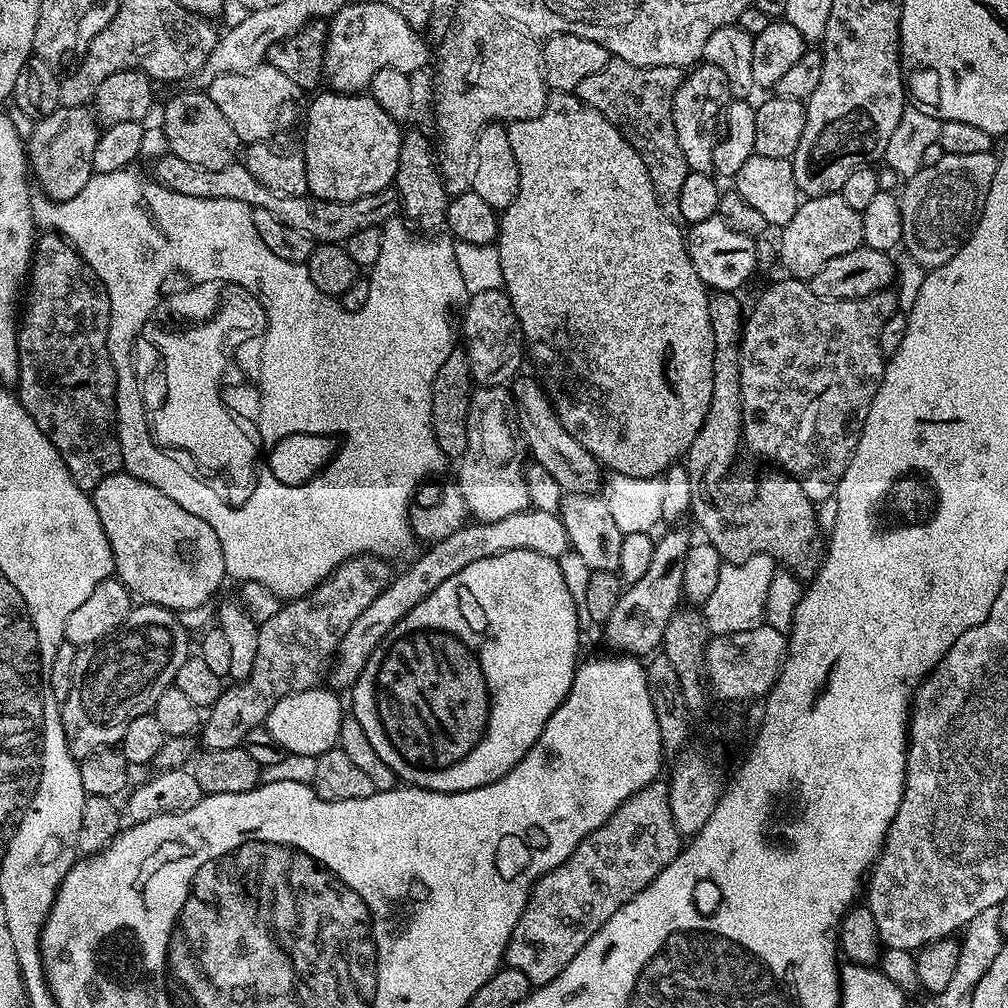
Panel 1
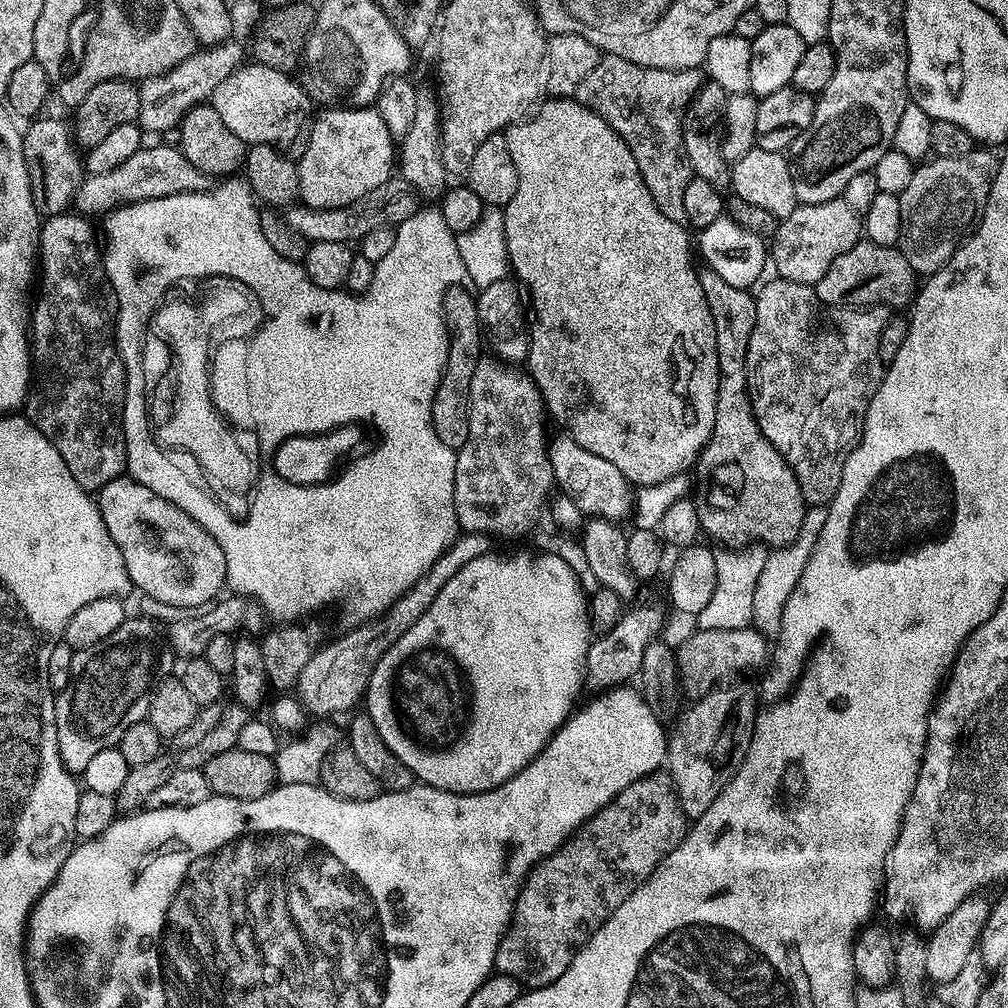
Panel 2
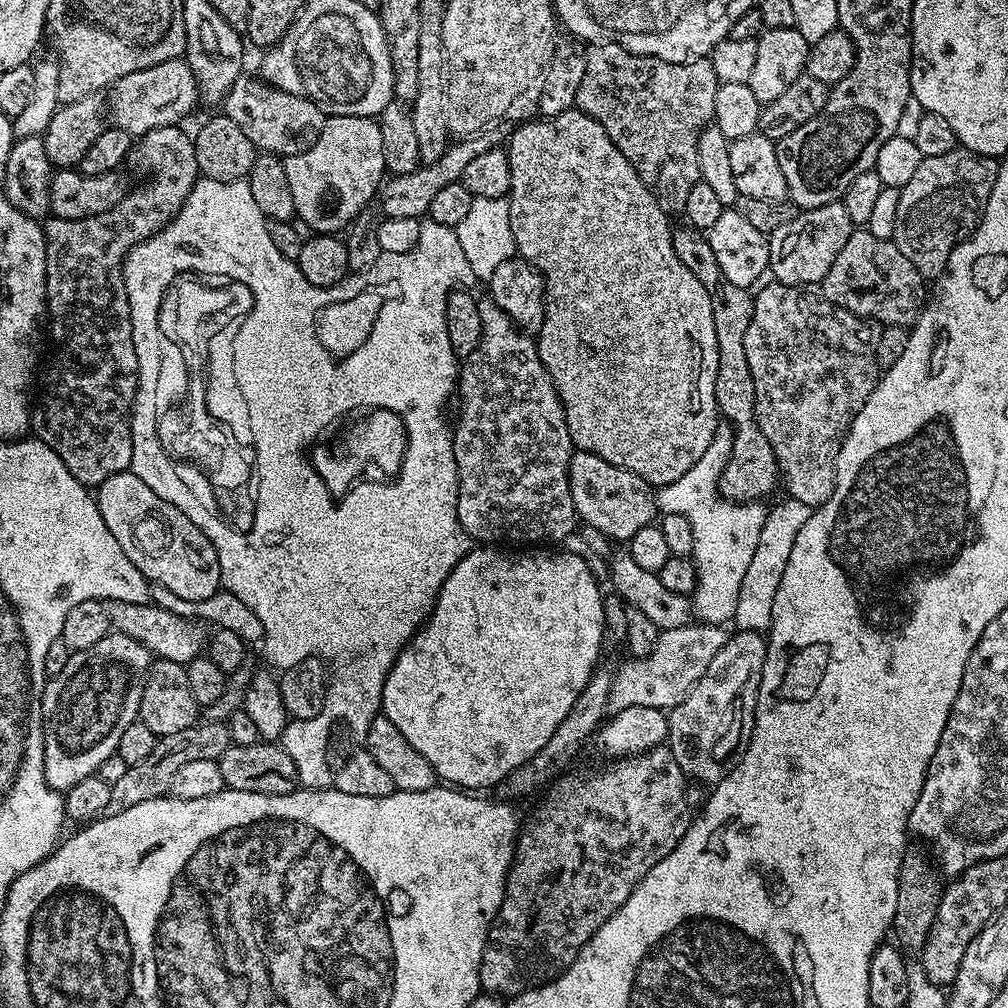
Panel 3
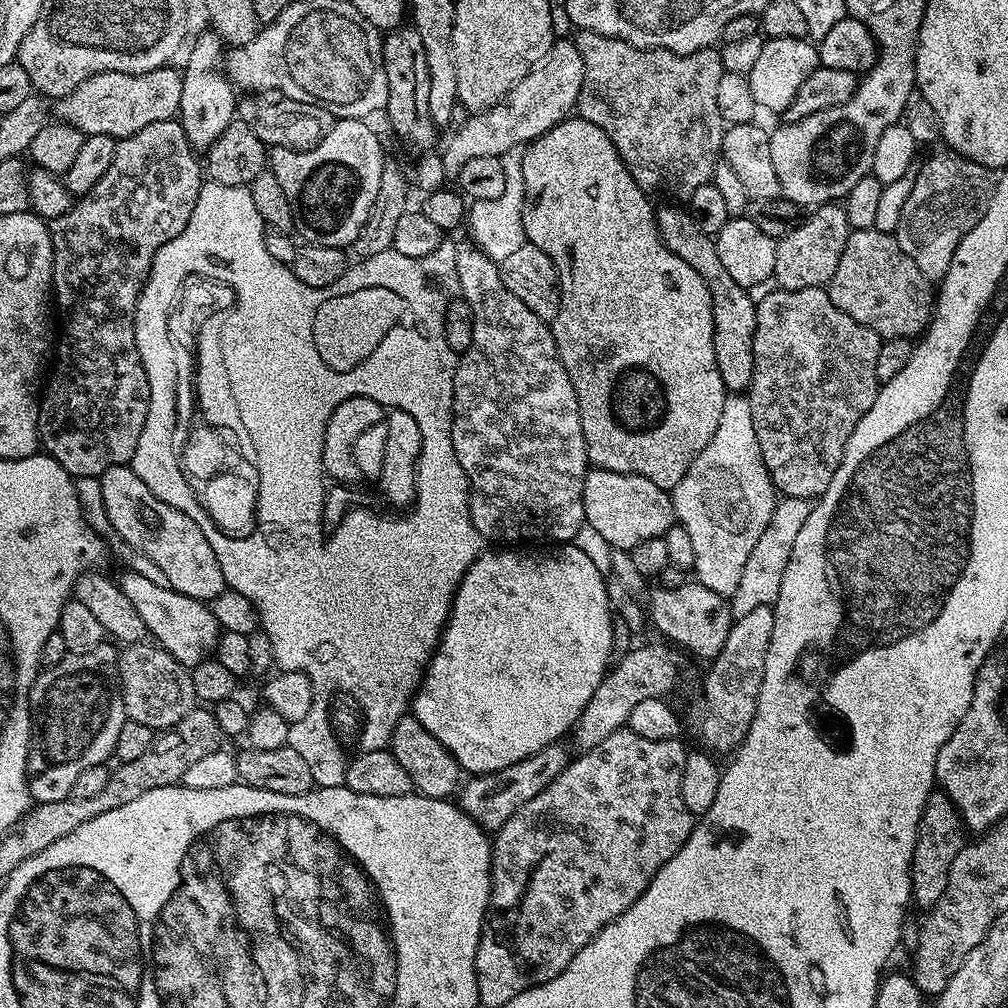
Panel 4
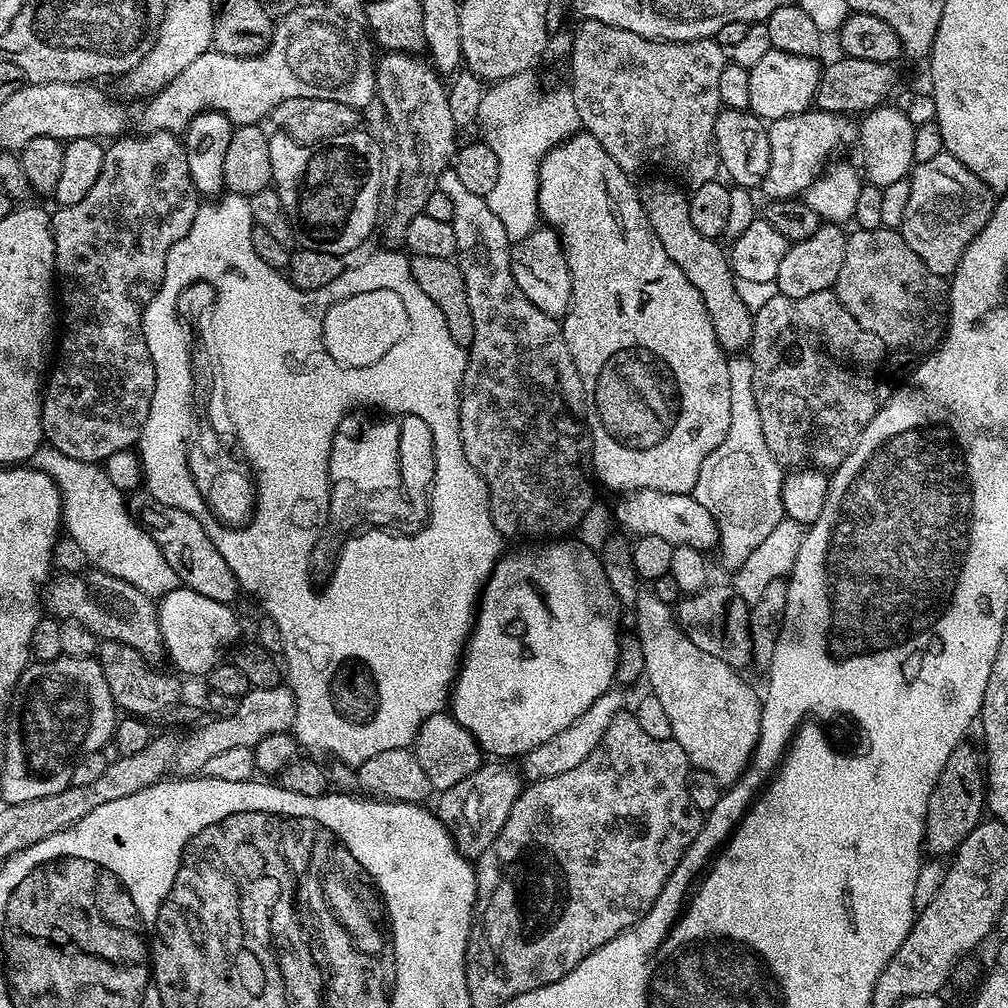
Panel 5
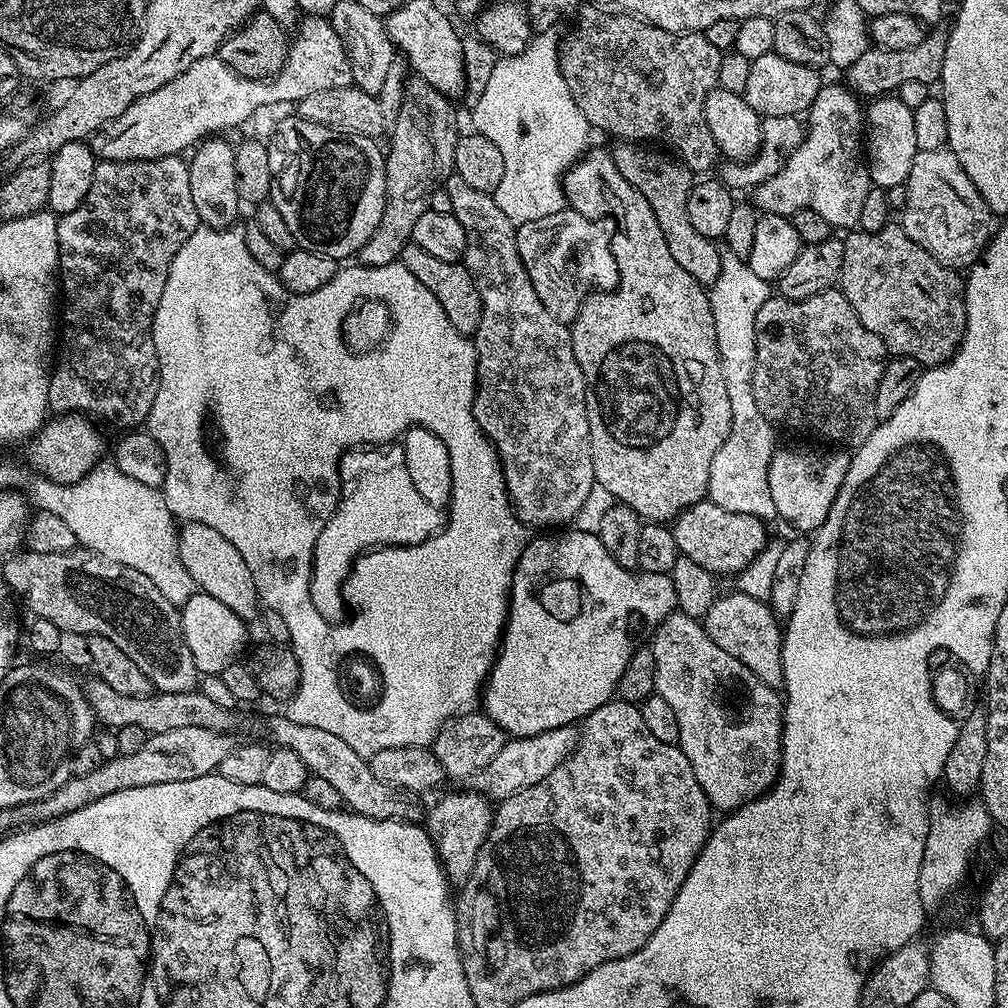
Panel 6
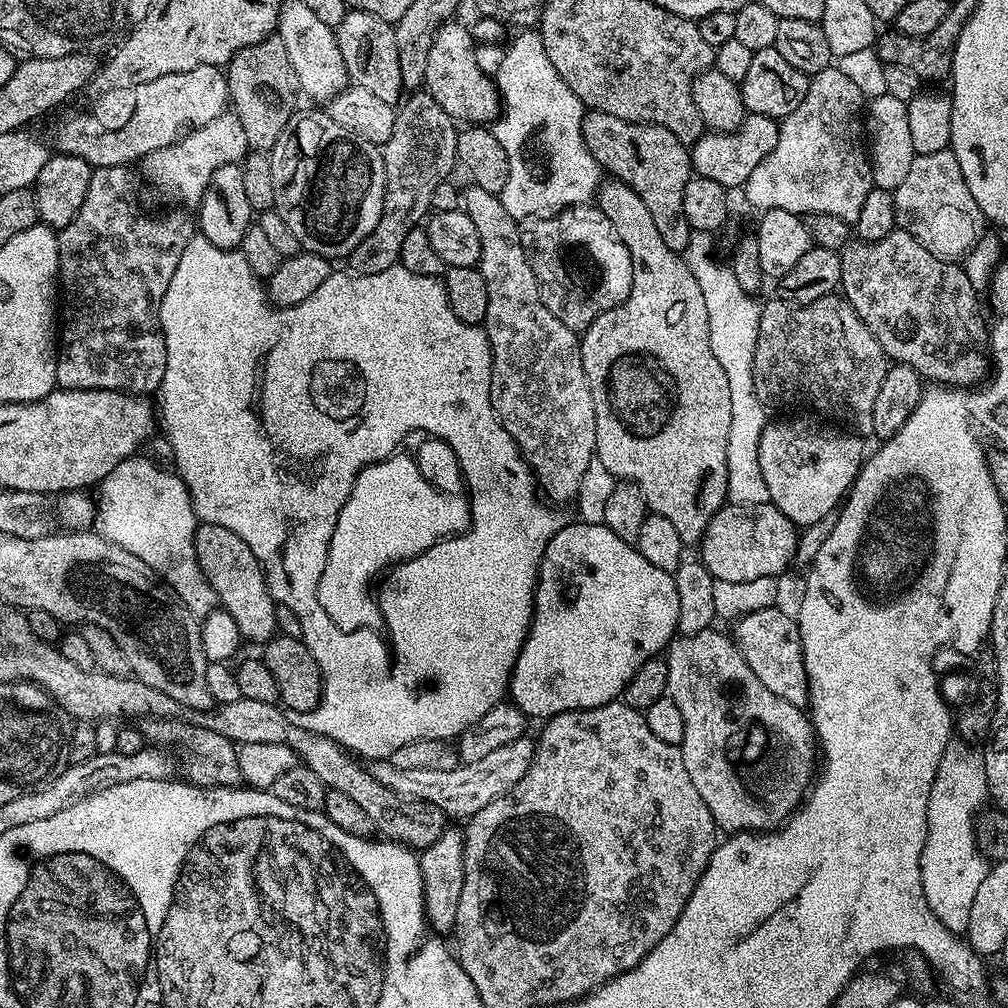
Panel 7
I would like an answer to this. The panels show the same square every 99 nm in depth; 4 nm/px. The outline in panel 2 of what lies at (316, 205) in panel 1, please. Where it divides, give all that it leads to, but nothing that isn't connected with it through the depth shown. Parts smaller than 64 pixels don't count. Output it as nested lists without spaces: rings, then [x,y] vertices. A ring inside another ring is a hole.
[[[156,144],[153,148],[142,146],[138,154],[134,154],[128,161],[122,162],[122,166],[117,166],[115,170],[110,170],[107,174],[85,175],[81,179],[80,185],[76,188],[74,195],[74,208],[77,213],[83,214],[88,218],[103,217],[105,214],[114,211],[115,208],[123,208],[125,204],[137,204],[146,202],[150,198],[170,198],[174,194],[183,192],[206,192],[210,188],[210,177],[198,170],[190,158],[180,151],[179,147],[168,144]],[[393,178],[382,182],[382,186],[375,190],[370,190],[370,194],[341,208],[293,206],[283,215],[286,222],[290,222],[290,226],[294,226],[294,230],[298,230],[298,234],[302,234],[310,242],[342,242],[351,245],[363,240],[366,234],[370,234],[370,230],[392,228],[406,222],[406,218],[410,218],[410,214],[414,214],[417,207],[416,189],[411,188],[402,178]]]

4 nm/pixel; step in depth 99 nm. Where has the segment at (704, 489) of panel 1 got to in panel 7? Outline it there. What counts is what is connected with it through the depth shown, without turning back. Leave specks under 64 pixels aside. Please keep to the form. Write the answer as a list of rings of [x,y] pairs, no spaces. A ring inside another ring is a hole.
[[[591,110],[585,111],[580,133],[584,145],[600,163],[601,169],[609,177],[630,186],[630,190],[634,190],[634,194],[646,202],[646,210],[650,210],[654,226],[658,234],[662,234],[662,242],[666,242],[670,250],[683,253],[693,233],[682,210],[682,194],[686,194],[686,182],[694,175],[689,145],[674,138],[670,130],[657,124],[635,124],[614,118],[614,114]]]

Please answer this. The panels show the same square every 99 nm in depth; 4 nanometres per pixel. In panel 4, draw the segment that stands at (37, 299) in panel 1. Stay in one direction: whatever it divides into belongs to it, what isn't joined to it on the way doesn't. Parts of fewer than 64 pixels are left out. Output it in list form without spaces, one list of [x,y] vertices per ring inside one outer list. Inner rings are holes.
[[[179,119],[163,120],[162,122],[150,122],[150,126],[142,126],[142,130],[138,130],[138,134],[130,134],[123,138],[117,139],[116,149],[114,150],[114,162],[110,162],[110,170],[106,170],[106,174],[98,182],[98,186],[94,186],[94,190],[90,190],[86,195],[79,197],[73,203],[69,212],[62,214],[58,218],[54,218],[48,224],[48,233],[52,239],[52,290],[54,293],[54,304],[60,307],[60,324],[58,320],[58,343],[54,348],[54,356],[56,352],[56,369],[52,372],[52,377],[48,380],[48,389],[43,389],[42,395],[39,397],[40,409],[38,410],[38,430],[40,431],[40,442],[43,451],[47,455],[53,456],[63,468],[72,475],[73,478],[81,476],[100,477],[106,470],[110,470],[119,464],[131,465],[134,458],[134,450],[138,450],[138,438],[142,434],[142,426],[146,426],[146,414],[148,413],[148,403],[150,402],[150,386],[146,378],[146,370],[142,366],[142,358],[138,354],[138,346],[136,345],[136,335],[134,334],[134,326],[136,325],[136,303],[140,297],[140,290],[144,287],[144,281],[148,279],[152,263],[154,262],[154,254],[158,254],[158,250],[162,246],[166,246],[166,242],[170,242],[170,238],[178,238],[178,234],[182,234],[182,230],[186,230],[186,222],[190,222],[190,214],[194,214],[194,202],[198,202],[198,194],[200,193],[200,185],[202,183],[202,164],[196,161],[198,156],[197,149],[192,147],[191,142],[186,138],[186,130],[182,130]]]

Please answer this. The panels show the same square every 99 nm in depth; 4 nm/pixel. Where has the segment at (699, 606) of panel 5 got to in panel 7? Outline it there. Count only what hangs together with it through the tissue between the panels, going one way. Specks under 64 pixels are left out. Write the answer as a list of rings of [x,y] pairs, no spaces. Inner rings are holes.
[[[780,606],[754,610],[735,621],[734,639],[736,649],[746,658],[750,670],[758,674],[758,682],[778,694],[778,698],[786,698],[790,706],[808,708],[808,679],[804,673],[804,655],[800,641],[800,625],[780,609]]]

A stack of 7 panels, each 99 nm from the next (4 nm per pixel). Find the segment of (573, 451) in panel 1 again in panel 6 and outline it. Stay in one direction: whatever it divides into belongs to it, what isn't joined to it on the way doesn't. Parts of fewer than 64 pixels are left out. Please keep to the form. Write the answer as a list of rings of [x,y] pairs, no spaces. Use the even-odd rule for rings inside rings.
[[[707,498],[680,513],[671,525],[674,542],[678,542],[681,556],[698,562],[717,577],[731,572],[743,573],[770,540],[765,521],[745,512],[731,512]]]

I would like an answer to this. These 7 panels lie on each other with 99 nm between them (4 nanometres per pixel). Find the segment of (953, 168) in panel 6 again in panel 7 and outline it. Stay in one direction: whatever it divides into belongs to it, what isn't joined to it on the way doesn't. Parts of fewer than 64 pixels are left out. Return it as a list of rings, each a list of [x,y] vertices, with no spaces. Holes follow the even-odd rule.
[[[950,150],[914,156],[906,178],[894,191],[894,210],[897,229],[922,242],[930,254],[941,256],[943,260],[956,262],[964,258],[986,232],[982,210],[978,210],[978,202],[974,202],[970,186],[966,186],[966,178],[962,178],[962,166],[958,166],[958,158]]]

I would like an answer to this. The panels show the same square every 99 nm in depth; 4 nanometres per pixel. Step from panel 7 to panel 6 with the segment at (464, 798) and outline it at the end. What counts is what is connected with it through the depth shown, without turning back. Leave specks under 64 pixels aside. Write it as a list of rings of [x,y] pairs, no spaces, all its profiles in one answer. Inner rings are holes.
[[[571,724],[546,730],[533,736],[517,736],[505,739],[502,750],[494,754],[492,761],[470,778],[470,784],[477,792],[483,792],[489,800],[499,802],[526,790],[530,786],[538,786],[546,774],[553,770],[572,753],[580,741],[580,732]]]

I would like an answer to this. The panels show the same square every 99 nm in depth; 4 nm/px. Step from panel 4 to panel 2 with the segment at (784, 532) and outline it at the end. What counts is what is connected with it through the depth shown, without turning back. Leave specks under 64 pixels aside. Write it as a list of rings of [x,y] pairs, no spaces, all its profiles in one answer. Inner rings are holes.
[[[811,505],[805,511],[803,526],[800,529],[798,538],[790,545],[771,549],[758,576],[758,582],[754,588],[751,625],[766,638],[774,638],[779,635],[781,614],[786,599],[793,592],[793,588],[797,584],[798,578],[801,577],[806,562],[809,560],[809,554],[812,553],[813,547],[816,545],[817,536],[821,533],[822,526],[826,524],[826,516],[816,516],[816,512],[828,512],[827,505]]]

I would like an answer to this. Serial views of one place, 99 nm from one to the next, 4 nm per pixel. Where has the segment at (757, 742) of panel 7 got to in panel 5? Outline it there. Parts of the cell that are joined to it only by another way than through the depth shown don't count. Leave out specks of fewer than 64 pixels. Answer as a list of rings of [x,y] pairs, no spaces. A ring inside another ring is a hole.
[[[641,587],[636,607],[636,628],[634,634],[642,642],[642,651],[646,657],[646,684],[649,684],[651,695],[662,702],[666,715],[670,717],[672,739],[686,750],[686,758],[693,769],[713,776],[720,786],[731,786],[739,780],[748,768],[756,743],[760,737],[760,719],[762,718],[762,696],[755,692],[731,664],[722,662],[722,658],[714,658],[714,654],[706,654],[706,650],[694,646],[680,624],[676,621],[673,605],[662,602],[651,587]]]

